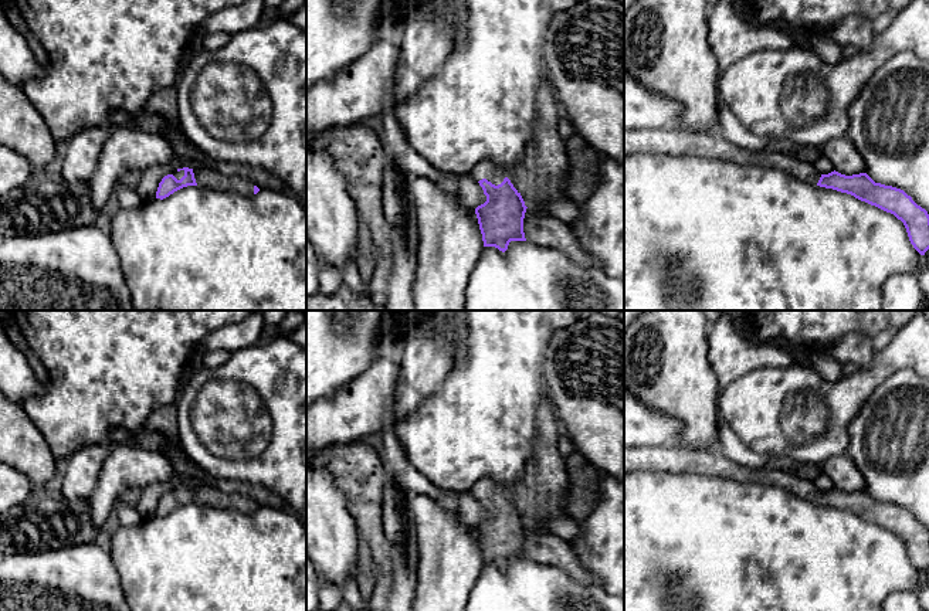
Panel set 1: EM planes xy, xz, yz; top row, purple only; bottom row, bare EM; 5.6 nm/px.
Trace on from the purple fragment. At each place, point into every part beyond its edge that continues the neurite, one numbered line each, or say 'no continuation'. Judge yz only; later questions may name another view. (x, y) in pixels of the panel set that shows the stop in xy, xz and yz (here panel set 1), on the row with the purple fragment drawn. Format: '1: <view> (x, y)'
1: yz (678, 142)

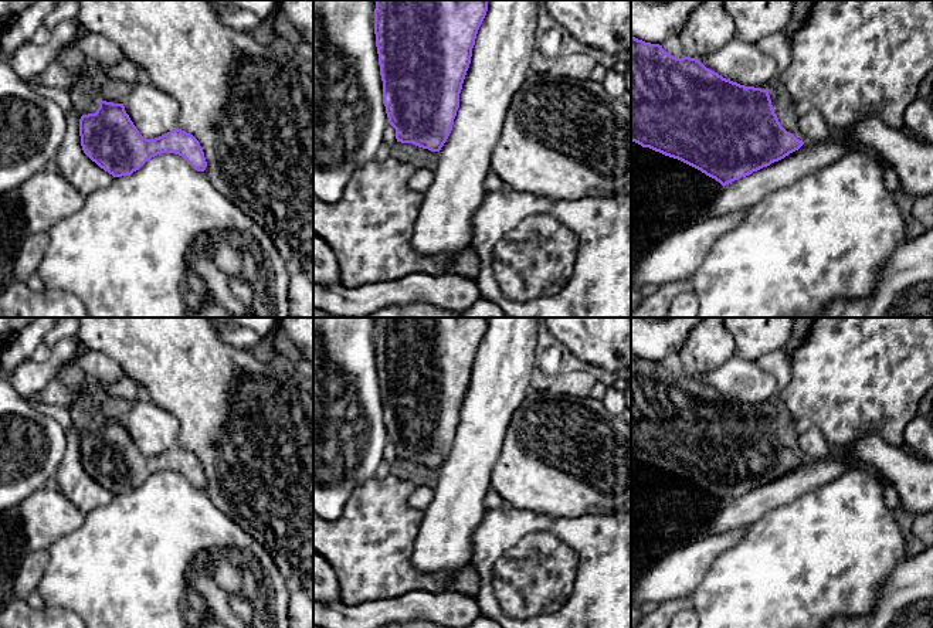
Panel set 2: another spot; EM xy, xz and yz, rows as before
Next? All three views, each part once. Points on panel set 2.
no continuation

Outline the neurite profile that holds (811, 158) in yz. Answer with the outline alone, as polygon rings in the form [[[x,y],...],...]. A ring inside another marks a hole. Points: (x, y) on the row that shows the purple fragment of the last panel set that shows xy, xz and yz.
[[[842,133],[835,140],[804,143],[784,159],[723,186],[703,218],[746,210],[767,194],[788,187],[805,176],[818,173],[848,153],[861,150],[871,152],[849,135]]]

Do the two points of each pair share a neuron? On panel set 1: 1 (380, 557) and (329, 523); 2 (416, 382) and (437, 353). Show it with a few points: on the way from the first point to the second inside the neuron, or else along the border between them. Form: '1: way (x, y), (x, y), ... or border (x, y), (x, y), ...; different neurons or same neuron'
1: border (349, 513), (356, 525), (363, 547); different neurons
2: way (421, 374), (423, 367), (430, 360); same neuron

